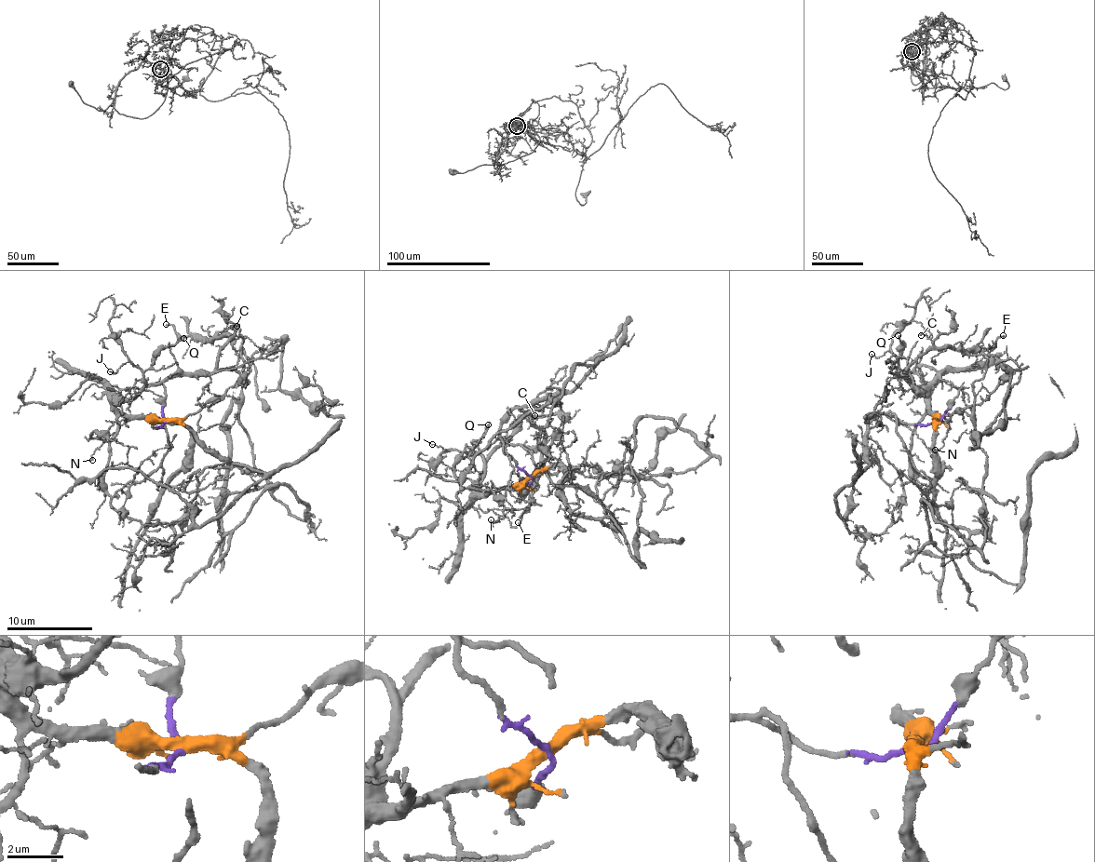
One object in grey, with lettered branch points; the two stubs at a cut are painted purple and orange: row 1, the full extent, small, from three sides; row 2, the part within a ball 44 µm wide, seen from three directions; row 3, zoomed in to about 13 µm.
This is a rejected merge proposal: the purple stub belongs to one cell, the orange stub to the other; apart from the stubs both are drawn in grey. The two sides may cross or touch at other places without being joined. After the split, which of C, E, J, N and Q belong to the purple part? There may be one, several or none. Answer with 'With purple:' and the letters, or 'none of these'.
With purple: none of these

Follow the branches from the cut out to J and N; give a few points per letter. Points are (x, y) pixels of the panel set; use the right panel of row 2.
J: (934, 422), (927, 412), (927, 397), (915, 393), (890, 351), (876, 357), (871, 355)
N: (934, 422), (931, 413), (947, 422), (950, 427), (944, 445), (934, 450)

